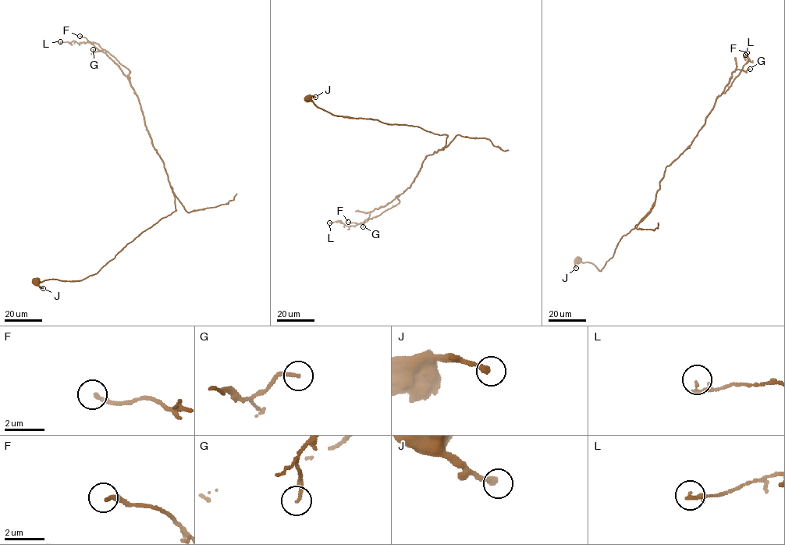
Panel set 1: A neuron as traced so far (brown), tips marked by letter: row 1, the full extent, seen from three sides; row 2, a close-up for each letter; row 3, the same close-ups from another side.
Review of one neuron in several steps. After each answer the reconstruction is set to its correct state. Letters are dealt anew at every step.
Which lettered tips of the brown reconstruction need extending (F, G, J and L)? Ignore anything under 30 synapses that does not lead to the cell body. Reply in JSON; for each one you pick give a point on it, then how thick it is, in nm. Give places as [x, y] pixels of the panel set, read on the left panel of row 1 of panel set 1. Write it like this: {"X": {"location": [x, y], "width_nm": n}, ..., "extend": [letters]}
{"extend": []}

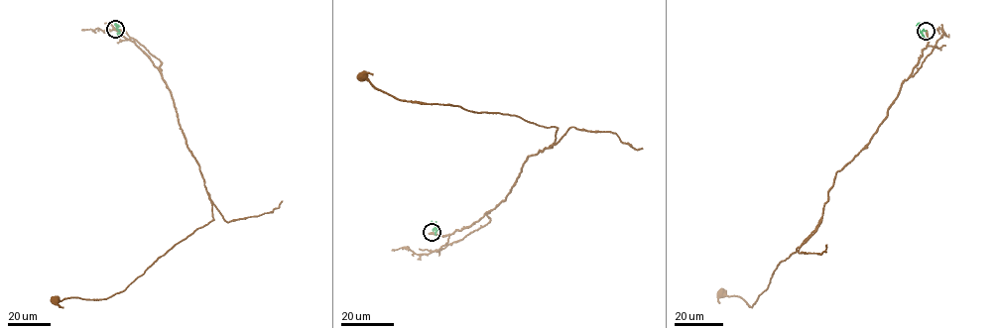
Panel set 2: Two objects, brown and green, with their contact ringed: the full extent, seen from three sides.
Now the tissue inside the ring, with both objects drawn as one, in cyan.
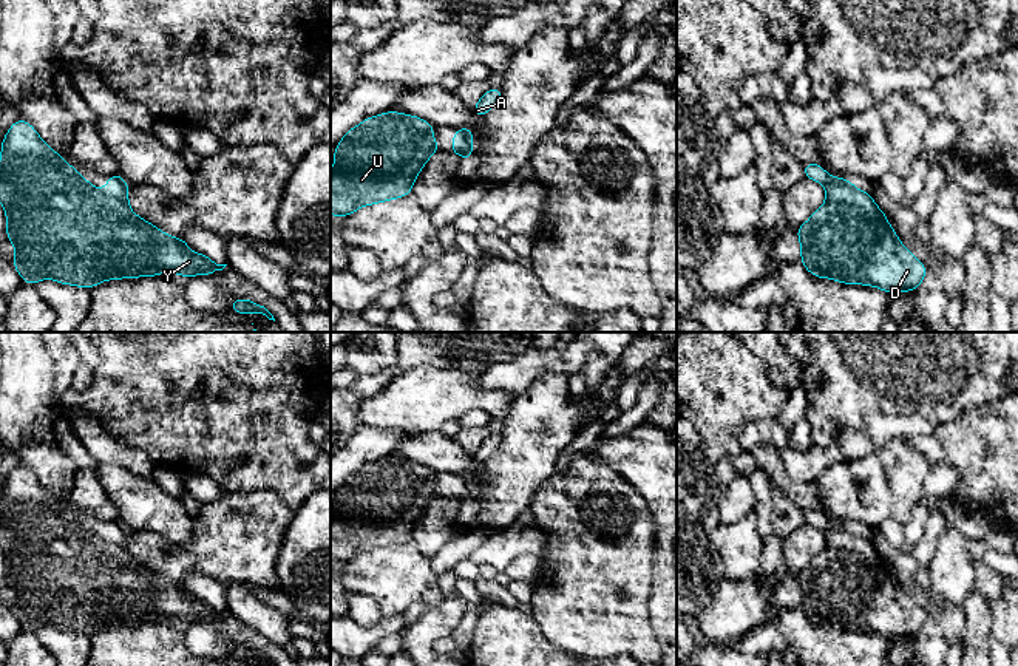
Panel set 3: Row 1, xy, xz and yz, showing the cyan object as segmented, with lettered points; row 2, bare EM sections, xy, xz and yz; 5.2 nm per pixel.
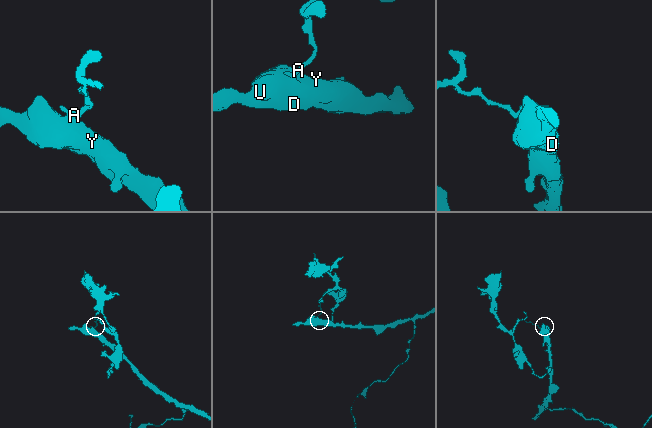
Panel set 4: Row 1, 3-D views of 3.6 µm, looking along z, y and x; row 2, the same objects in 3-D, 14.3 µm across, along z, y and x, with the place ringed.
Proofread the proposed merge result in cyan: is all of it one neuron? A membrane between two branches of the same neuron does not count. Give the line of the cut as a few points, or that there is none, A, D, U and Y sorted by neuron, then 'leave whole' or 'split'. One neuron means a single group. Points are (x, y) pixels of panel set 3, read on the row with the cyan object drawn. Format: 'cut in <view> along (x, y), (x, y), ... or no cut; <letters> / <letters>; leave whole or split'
cut in yz along (831, 178), (825, 184); A / D U Y; split

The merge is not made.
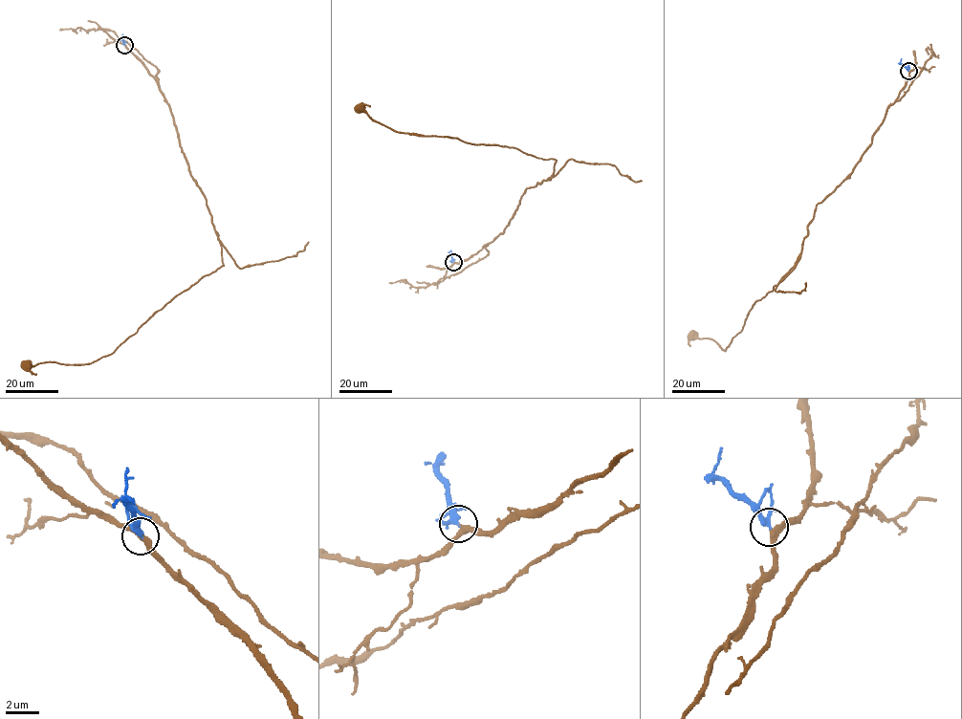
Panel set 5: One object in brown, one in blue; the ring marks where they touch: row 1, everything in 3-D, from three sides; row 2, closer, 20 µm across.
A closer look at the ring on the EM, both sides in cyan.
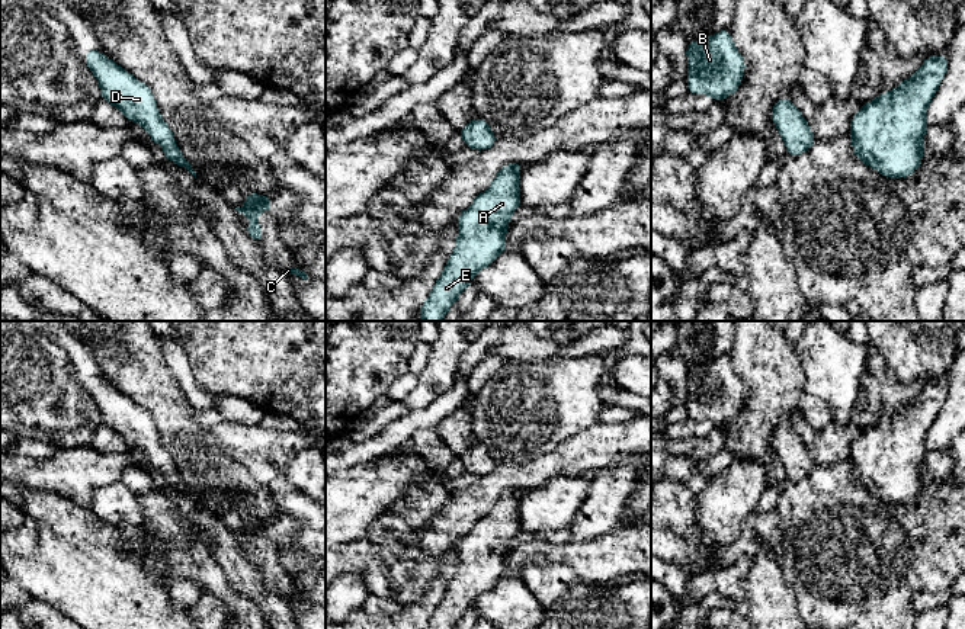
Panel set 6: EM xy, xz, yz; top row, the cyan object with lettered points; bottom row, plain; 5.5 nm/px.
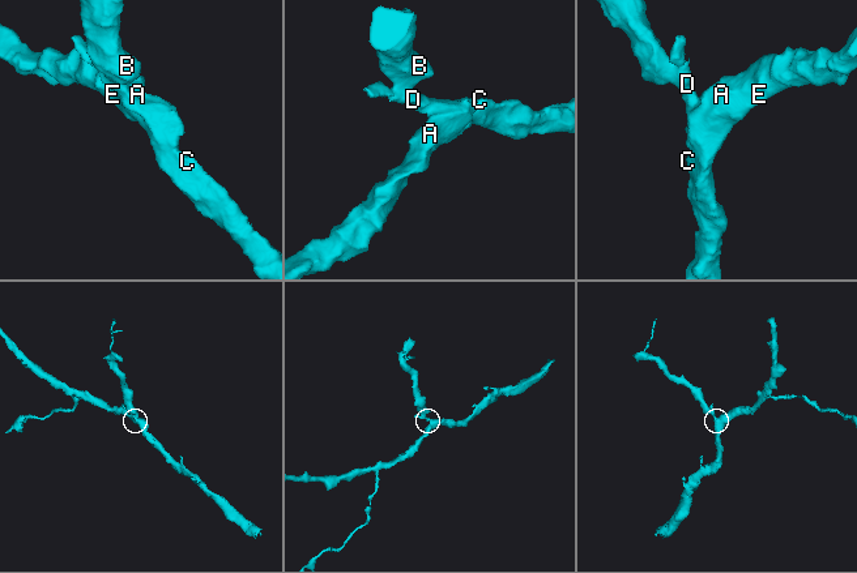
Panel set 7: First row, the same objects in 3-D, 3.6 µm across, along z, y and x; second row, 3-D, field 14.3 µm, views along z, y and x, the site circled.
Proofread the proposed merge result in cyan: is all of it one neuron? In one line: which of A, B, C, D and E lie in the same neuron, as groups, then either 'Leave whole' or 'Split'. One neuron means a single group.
Groups: A B C D E. Leave whole

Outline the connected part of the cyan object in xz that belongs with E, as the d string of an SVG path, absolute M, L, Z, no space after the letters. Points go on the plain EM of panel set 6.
M525 488L503 491L493 508L474 524L469 533L458 540L456 572L424 629L455 629L475 600L507 574L504 559L512 539L520 532L519 500L523 491Z

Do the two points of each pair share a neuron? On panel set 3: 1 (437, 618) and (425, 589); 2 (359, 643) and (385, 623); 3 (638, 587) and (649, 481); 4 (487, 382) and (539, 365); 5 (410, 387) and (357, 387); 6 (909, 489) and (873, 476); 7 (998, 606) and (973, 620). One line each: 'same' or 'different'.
1: different
2: same
3: different
4: same
5: different
6: different
7: different

